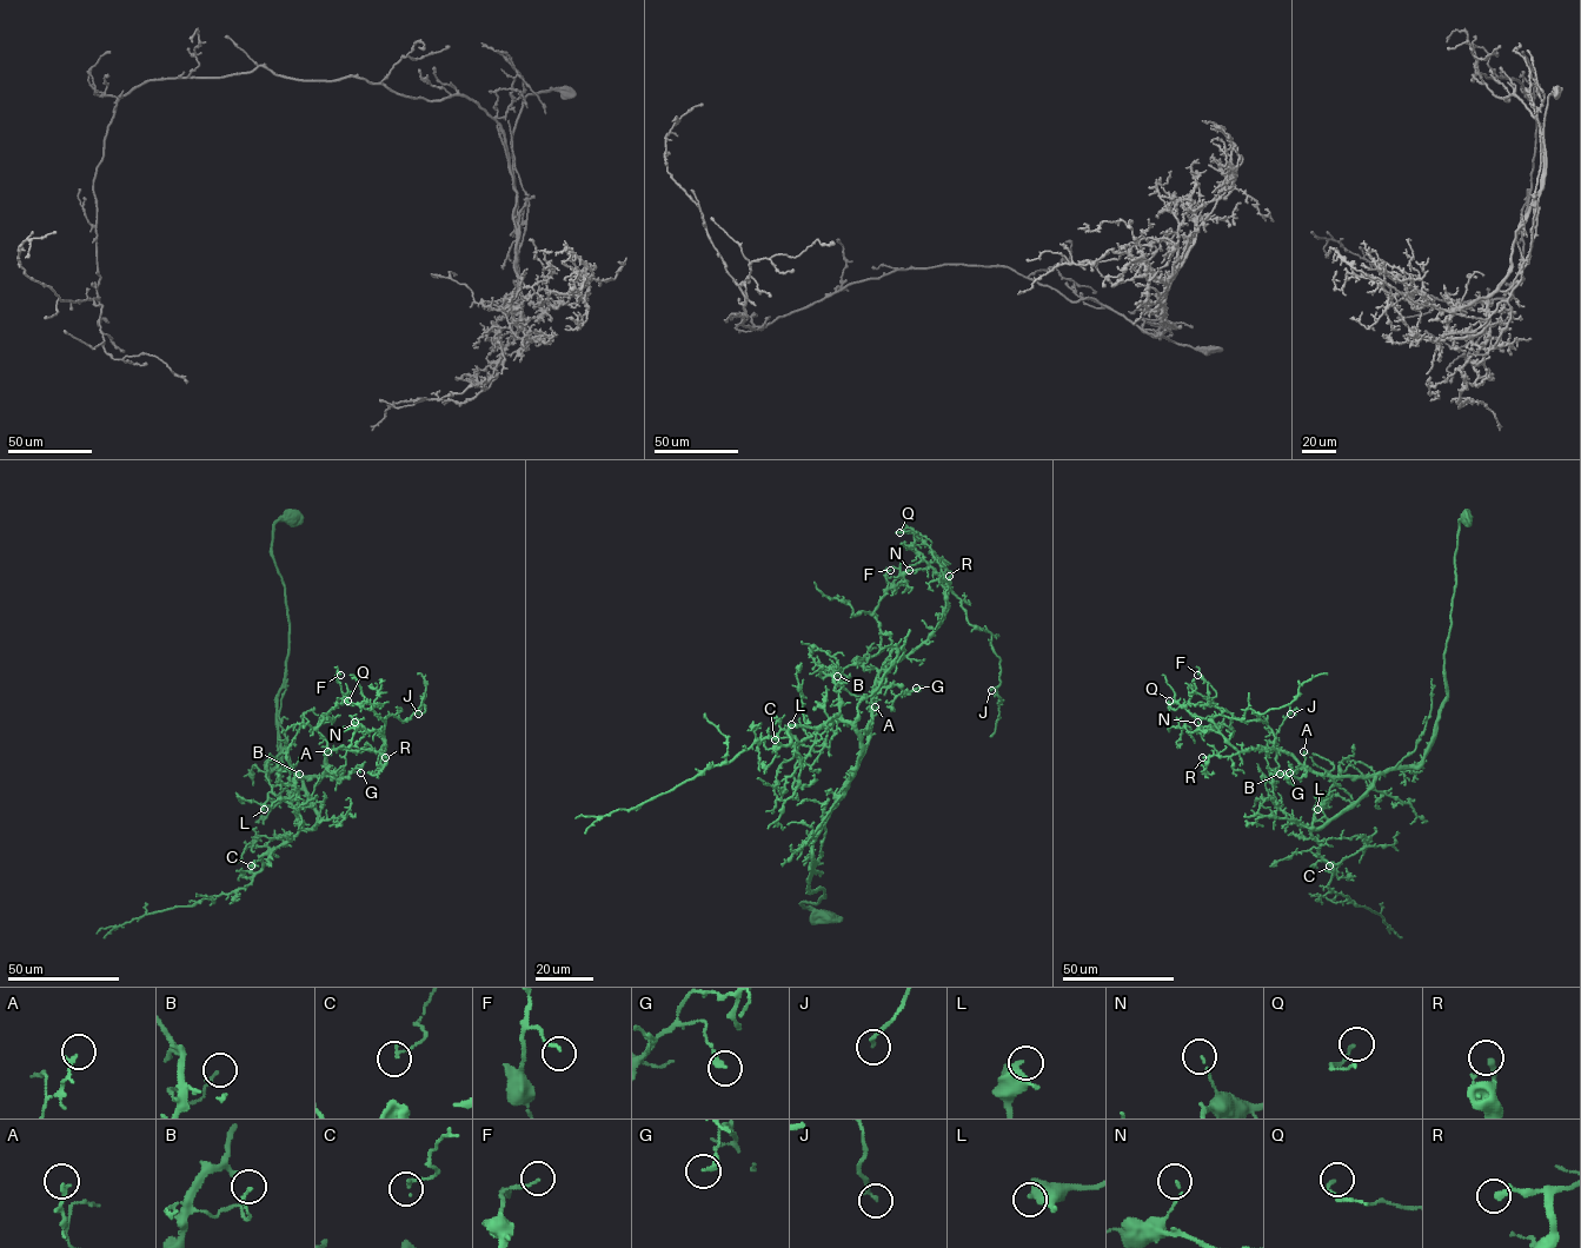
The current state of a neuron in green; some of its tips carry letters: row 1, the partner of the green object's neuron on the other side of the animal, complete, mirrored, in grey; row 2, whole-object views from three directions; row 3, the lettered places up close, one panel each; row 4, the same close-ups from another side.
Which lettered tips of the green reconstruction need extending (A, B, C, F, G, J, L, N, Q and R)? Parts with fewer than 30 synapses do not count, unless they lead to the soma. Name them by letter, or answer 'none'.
L

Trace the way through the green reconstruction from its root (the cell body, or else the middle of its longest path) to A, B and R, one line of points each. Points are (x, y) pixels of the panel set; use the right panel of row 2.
A: (1467, 517), (1459, 522), (1446, 701), (1427, 755), (1370, 776), (1333, 776), (1309, 770), (1303, 751)
B: (1467, 517), (1455, 555), (1446, 701), (1427, 755), (1377, 774), (1317, 829), (1299, 825), (1276, 803), (1280, 774)
R: (1467, 517), (1455, 555), (1446, 701), (1419, 763), (1333, 776), (1270, 749), (1202, 757)

